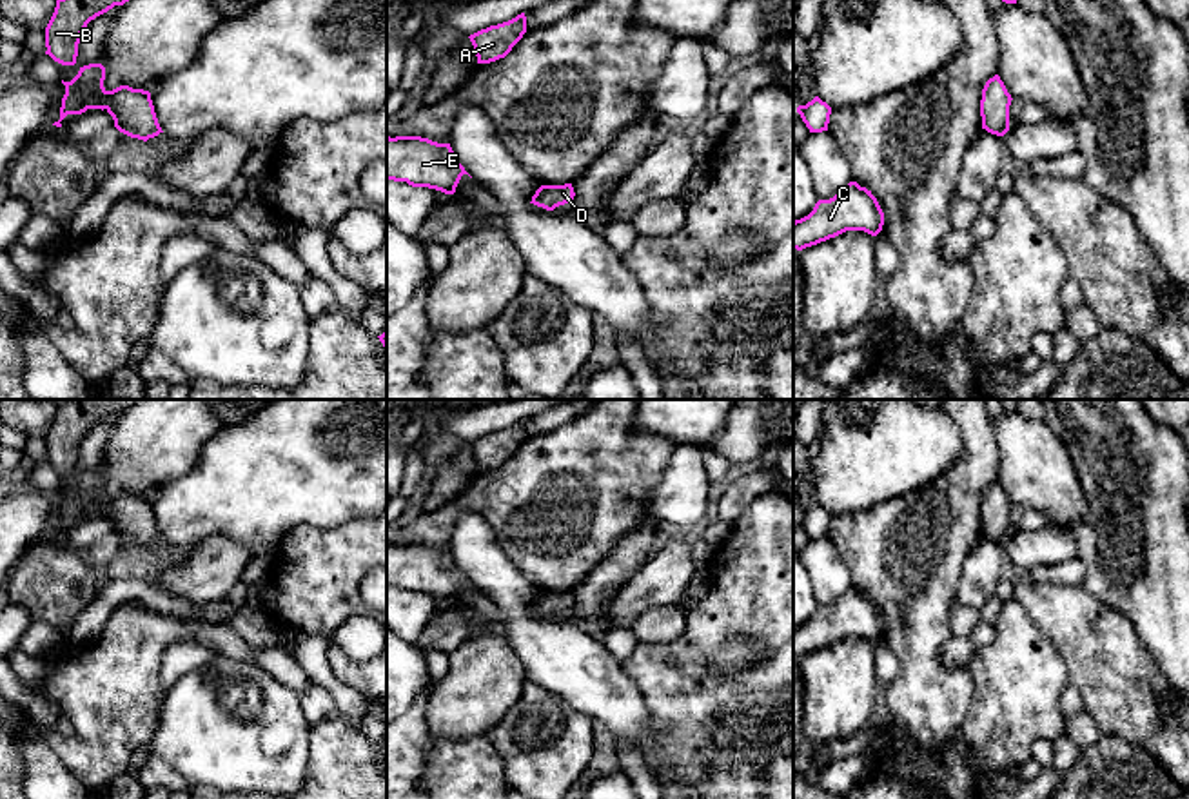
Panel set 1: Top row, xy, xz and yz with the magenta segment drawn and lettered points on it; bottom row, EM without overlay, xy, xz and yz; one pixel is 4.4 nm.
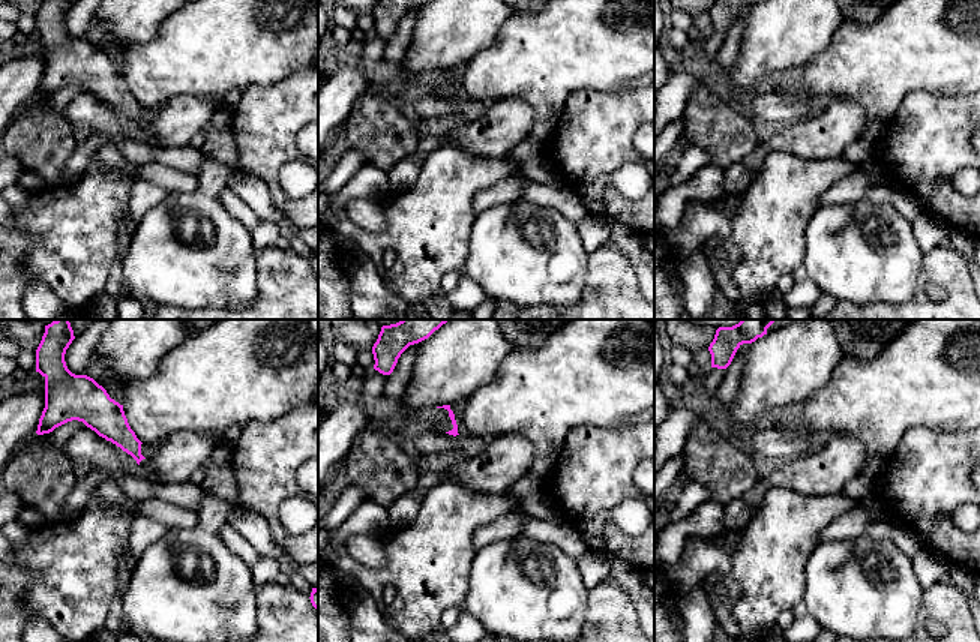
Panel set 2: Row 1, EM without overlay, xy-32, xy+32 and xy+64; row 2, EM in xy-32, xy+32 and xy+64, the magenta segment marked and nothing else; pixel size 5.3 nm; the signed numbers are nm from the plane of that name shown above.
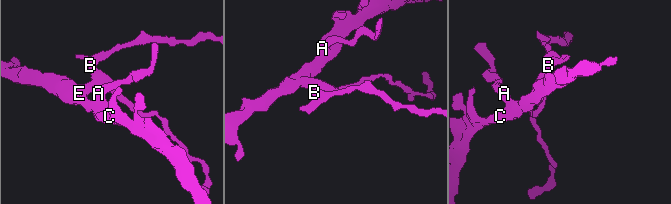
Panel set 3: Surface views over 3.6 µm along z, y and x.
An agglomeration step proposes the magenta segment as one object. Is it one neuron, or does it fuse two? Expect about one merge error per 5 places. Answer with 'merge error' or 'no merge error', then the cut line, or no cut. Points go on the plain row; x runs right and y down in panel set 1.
no merge error; no cut

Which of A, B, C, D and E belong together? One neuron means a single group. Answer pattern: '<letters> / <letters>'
A B C D E

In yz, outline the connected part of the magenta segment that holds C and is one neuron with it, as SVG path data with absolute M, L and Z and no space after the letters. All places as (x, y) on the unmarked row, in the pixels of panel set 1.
M850 588L830 607L819 607L813 617L793 628L793 656L802 657L846 637L864 637L877 643L884 619L877 605L857 588Z

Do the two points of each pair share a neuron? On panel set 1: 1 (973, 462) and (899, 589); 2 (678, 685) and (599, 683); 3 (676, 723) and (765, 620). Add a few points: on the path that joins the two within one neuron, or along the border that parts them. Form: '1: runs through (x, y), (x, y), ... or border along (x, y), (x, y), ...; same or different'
1: runs through (957, 493), (944, 516), (908, 552), (908, 558); same
2: border along (618, 663), (641, 694), (650, 723); different
3: runs through (681, 689), (683, 665), (730, 620); same

